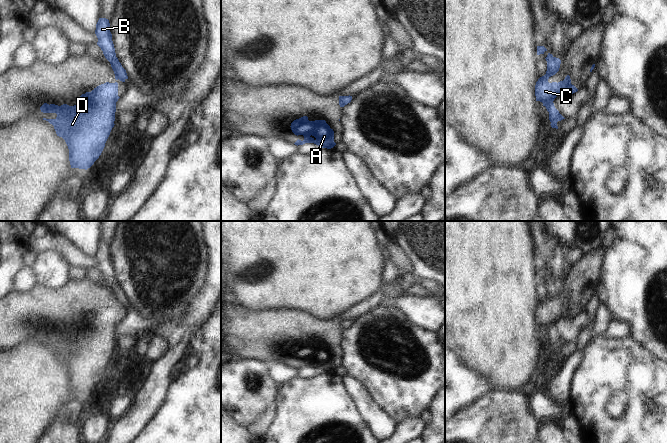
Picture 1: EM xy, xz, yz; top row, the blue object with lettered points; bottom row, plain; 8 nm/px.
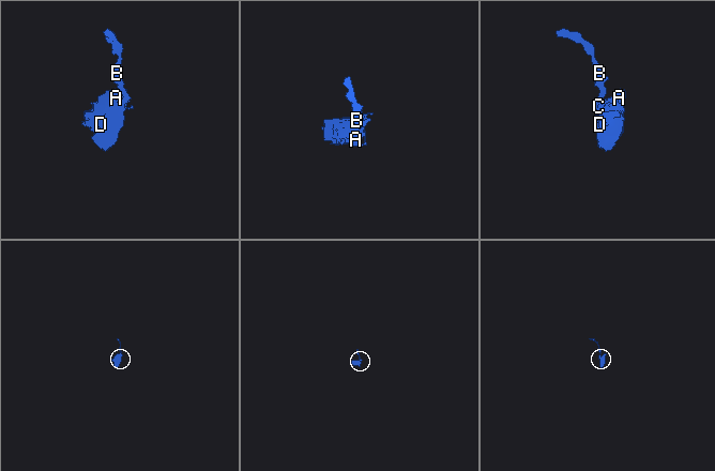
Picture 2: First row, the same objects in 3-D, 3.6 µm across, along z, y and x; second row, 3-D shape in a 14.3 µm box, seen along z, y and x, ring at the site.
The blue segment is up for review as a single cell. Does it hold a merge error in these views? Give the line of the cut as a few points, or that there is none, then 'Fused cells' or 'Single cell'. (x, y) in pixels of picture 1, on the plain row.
Split along yz (545, 298), (550, 300). Fused cells

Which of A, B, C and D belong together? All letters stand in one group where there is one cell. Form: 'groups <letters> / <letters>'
groups A C D / B

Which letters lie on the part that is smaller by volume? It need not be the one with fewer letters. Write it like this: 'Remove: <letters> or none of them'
Remove: B

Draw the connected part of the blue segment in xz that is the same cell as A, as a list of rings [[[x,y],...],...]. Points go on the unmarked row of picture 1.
[[[303,340],[294,344],[290,351],[295,359],[304,360],[303,365],[298,363],[294,367],[297,370],[305,367],[314,367],[320,372],[331,373],[336,369],[334,355],[325,344],[309,345],[307,340]]]

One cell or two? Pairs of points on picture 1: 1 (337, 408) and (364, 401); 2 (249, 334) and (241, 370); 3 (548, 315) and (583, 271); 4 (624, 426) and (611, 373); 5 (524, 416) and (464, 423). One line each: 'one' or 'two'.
1: two
2: two
3: one
4: one
5: one

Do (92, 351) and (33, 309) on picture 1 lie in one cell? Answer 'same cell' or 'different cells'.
same cell

